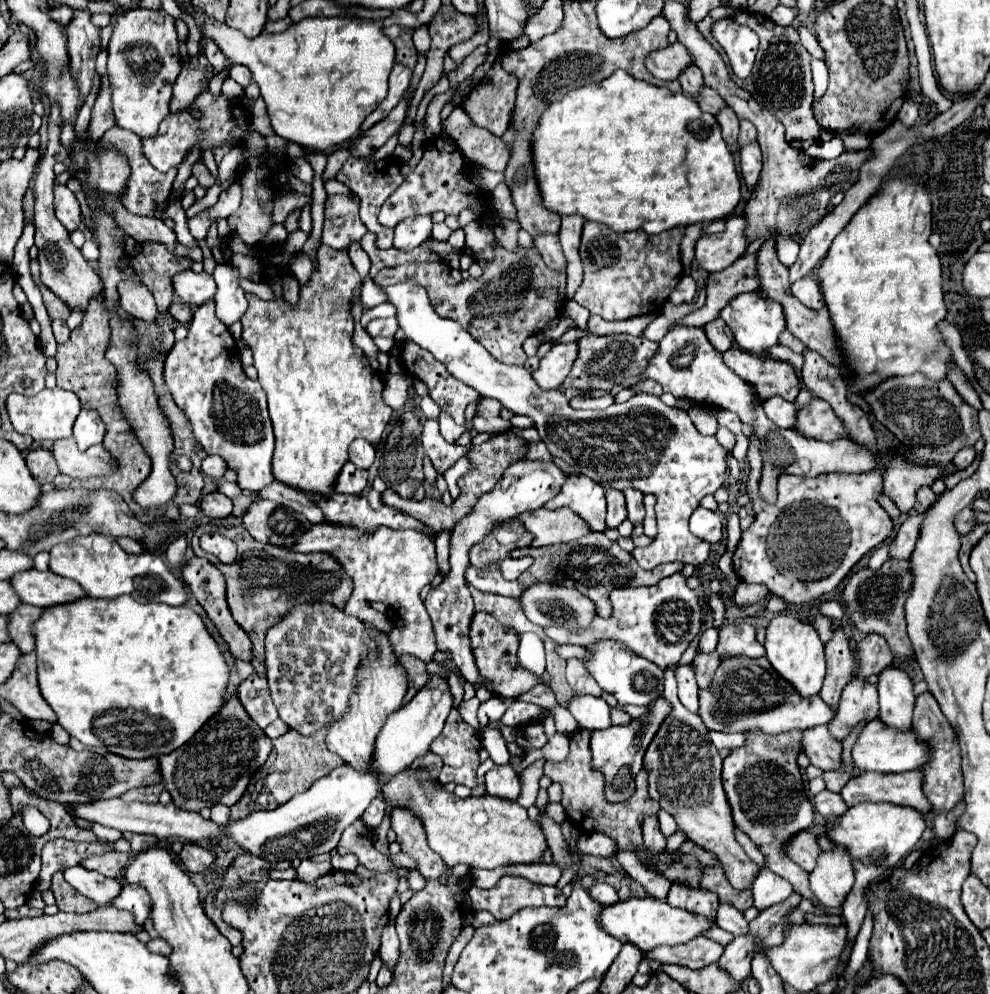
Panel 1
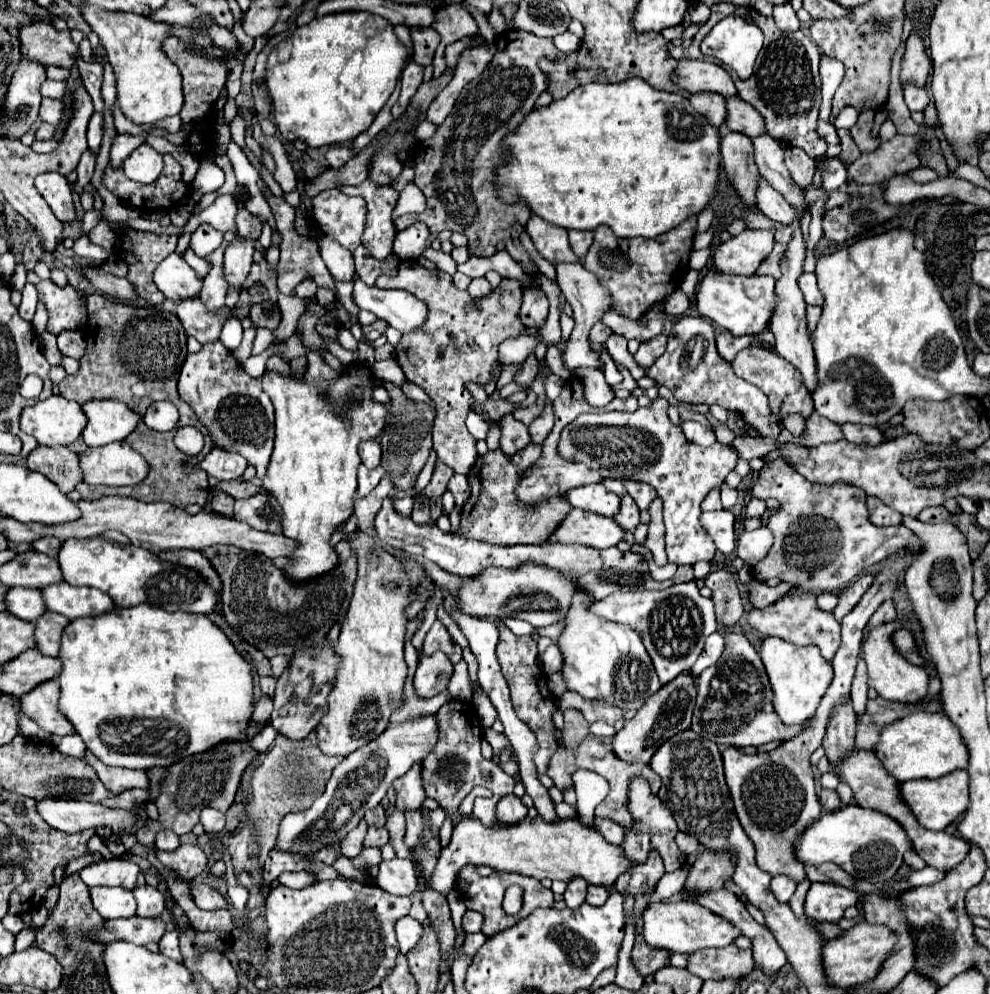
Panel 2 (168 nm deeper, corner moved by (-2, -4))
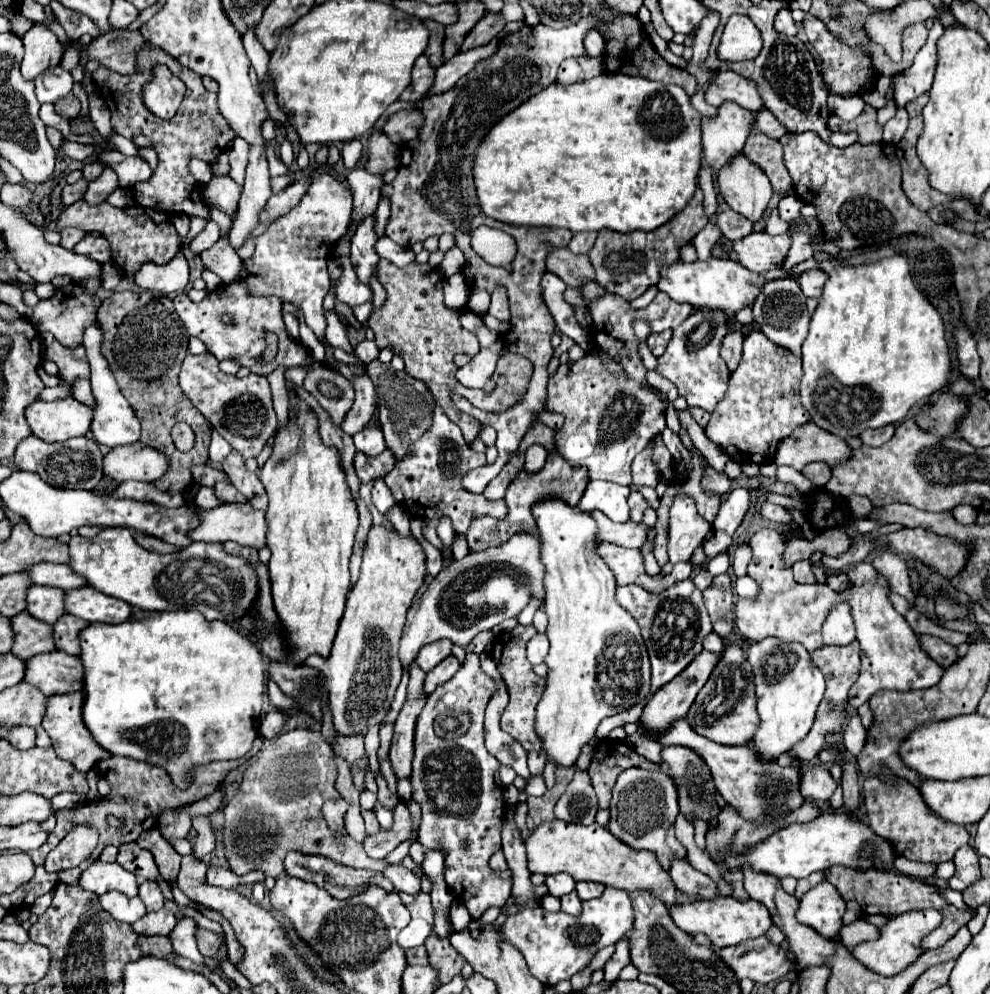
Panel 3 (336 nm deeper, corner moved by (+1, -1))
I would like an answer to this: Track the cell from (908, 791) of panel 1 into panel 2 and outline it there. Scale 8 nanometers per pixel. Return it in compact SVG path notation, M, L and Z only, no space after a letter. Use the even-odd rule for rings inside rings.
M954 770L946 776L932 778L932 780L920 778L920 780L900 782L898 788L900 788L900 796L904 798L904 804L914 812L918 824L928 830L944 830L968 806L968 774L966 774L966 770Z

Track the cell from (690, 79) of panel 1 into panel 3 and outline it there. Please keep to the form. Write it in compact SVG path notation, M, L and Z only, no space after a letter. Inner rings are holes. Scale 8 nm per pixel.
M723 103L715 119L701 119L703 157L711 169L723 169L729 159L743 151L755 119L757 113L733 103Z

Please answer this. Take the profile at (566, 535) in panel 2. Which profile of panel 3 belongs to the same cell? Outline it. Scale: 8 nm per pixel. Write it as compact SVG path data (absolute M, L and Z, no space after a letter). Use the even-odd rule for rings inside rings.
M593 511L591 513L599 525L599 539L601 541L609 541L621 547L643 547L647 543L647 533L649 527L643 523L635 523L635 521L627 521L627 523L615 523L611 521L605 513L601 511Z

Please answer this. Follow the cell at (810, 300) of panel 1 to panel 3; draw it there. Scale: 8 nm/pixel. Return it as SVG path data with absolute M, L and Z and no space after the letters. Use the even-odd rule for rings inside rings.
M811 269L811 271L805 271L797 281L799 281L799 285L801 285L801 289L807 297L819 299L823 285L827 281L827 273L821 271L821 269Z

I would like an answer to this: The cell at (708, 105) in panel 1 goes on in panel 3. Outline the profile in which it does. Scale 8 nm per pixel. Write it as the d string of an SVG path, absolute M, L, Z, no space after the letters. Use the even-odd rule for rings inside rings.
M767 109L759 111L759 117L757 117L753 129L759 129L759 131L763 131L765 135L769 135L773 139L779 139L783 135L789 135L789 129L785 129L785 125L781 125L777 121L777 117L773 117L773 113L769 113Z

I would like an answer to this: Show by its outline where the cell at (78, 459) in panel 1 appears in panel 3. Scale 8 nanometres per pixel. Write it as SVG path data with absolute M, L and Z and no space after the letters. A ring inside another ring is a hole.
M143 443L115 447L109 455L105 455L103 471L111 479L123 483L129 479L135 481L157 481L169 469L169 459Z

